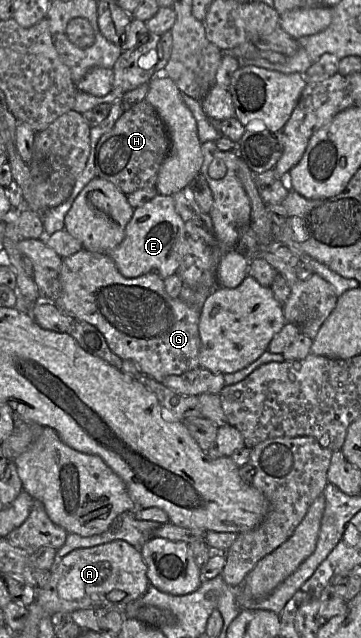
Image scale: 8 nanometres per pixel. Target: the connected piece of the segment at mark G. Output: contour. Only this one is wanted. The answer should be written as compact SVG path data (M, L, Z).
M82 249L63 258L59 281L59 296L53 303L76 320L98 328L112 352L122 360L133 361L144 377L162 383L167 376L200 366L201 310L179 297L170 297L157 273L126 278L107 254Z

